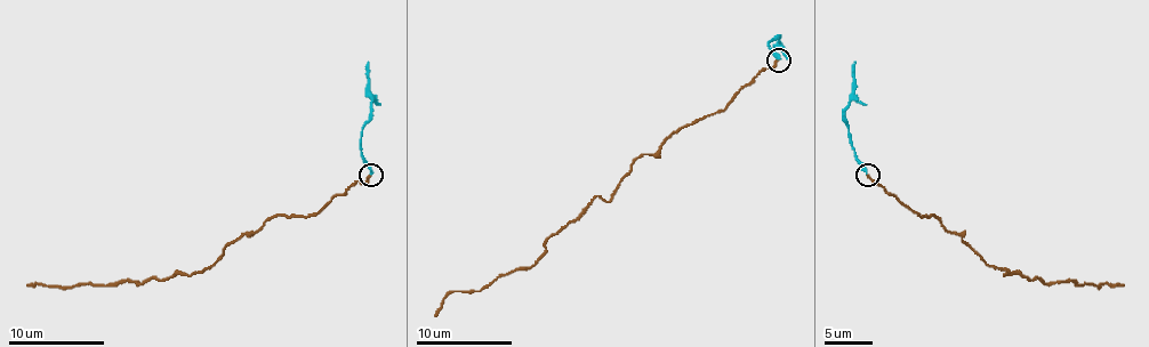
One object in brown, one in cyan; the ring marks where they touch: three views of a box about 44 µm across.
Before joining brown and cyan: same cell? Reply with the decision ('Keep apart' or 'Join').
Keep apart

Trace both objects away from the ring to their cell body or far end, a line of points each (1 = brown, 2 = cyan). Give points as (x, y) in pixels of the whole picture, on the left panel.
1: (370, 176), (315, 214), (272, 216), (260, 231), (229, 242), (200, 273), (70, 288), (26, 285)
2: (370, 172), (360, 144), (362, 126), (370, 118), (367, 61)

